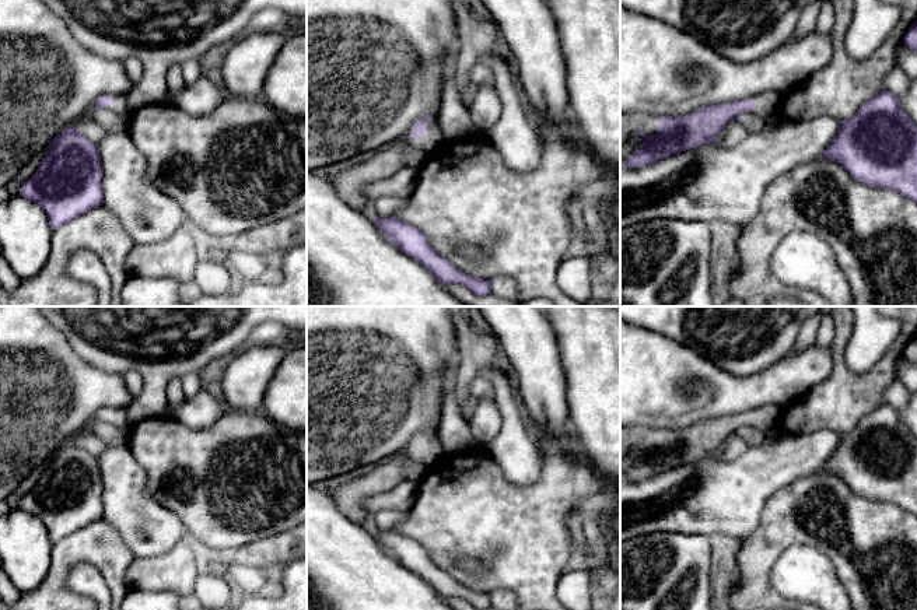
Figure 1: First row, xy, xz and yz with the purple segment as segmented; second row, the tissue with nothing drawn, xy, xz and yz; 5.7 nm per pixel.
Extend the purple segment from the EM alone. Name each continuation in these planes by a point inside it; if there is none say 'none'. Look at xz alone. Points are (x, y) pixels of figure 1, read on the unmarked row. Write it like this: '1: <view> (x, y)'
1: xz (433, 451)

